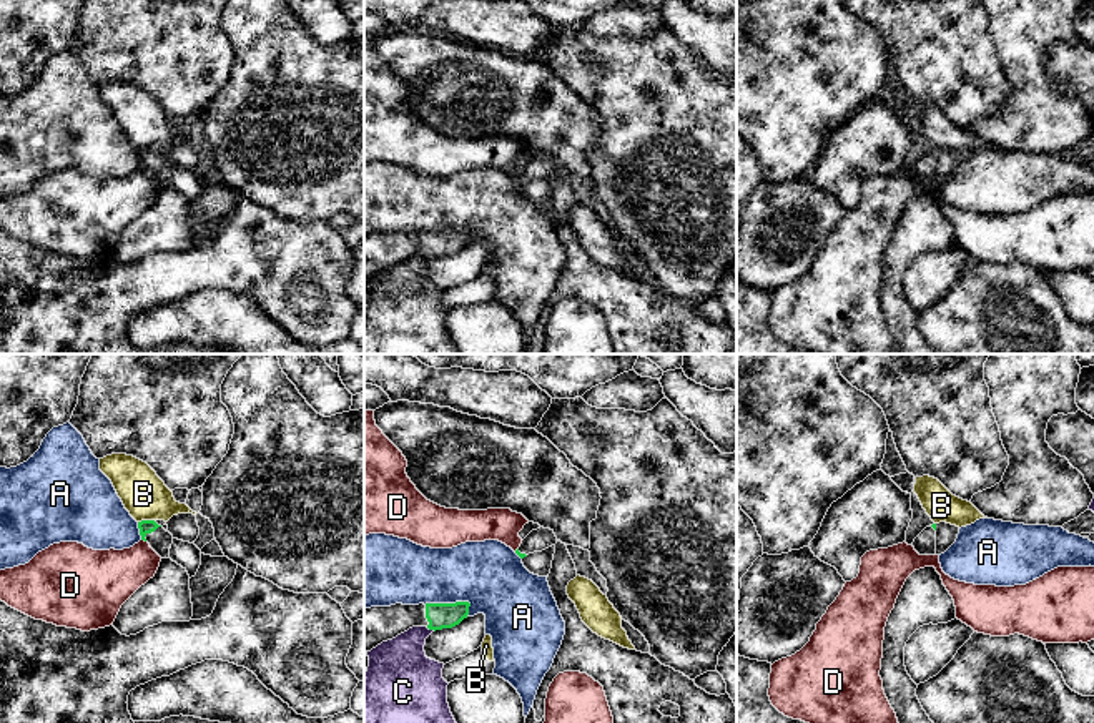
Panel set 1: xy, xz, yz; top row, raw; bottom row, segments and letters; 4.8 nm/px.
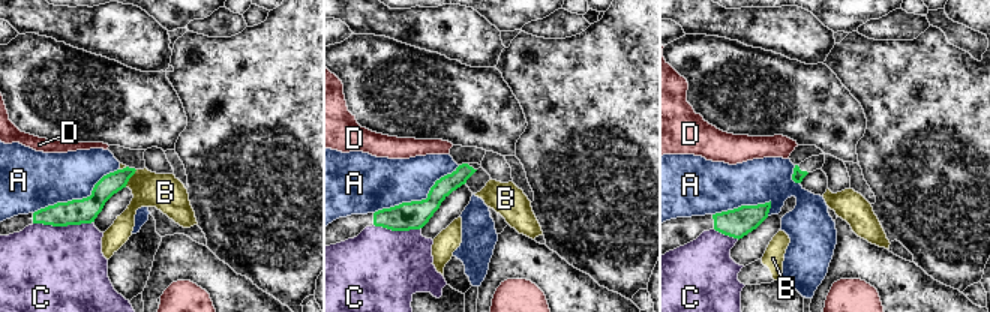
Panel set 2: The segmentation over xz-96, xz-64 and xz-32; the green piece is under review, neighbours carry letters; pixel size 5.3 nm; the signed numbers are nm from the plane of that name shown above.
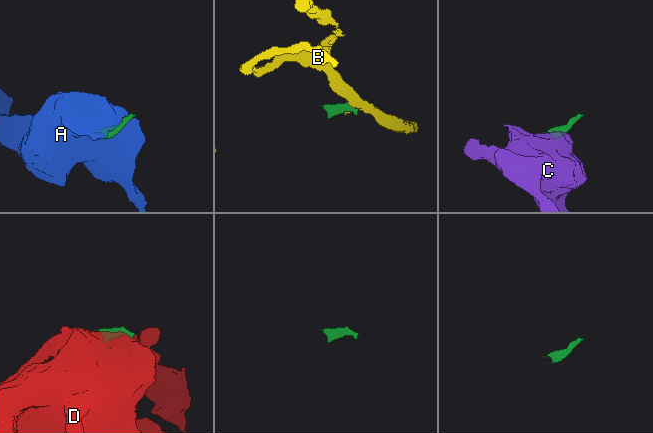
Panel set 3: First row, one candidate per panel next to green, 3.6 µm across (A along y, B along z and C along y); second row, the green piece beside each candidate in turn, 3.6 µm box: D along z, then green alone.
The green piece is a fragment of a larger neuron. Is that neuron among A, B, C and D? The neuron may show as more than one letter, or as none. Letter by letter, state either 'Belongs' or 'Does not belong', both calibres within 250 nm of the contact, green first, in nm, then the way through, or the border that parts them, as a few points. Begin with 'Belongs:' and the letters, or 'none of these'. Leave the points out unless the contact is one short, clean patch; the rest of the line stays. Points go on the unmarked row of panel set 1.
Belongs: none of these
A: Does not belong. Thickness 130 nm (green) against 320 nm
B: Does not belong. Thickness 70 nm (green) against 220 nm. Boundary: xy (153, 147), (138, 150)
C: Does not belong. Thickness 130 nm (green) against 280 nm. Boundary: xz (426, 255), (434, 258)
D: Does not belong. Thickness 70 nm (green) against 280 nm. Boundary: xy (142, 167), (145, 170)

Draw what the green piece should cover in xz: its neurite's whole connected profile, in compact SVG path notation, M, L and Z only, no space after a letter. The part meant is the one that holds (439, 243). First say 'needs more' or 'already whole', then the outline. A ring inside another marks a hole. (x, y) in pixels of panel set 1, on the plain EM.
needs more; M469 229L371 234L364 238L364 279L412 254L452 256L469 243Z

